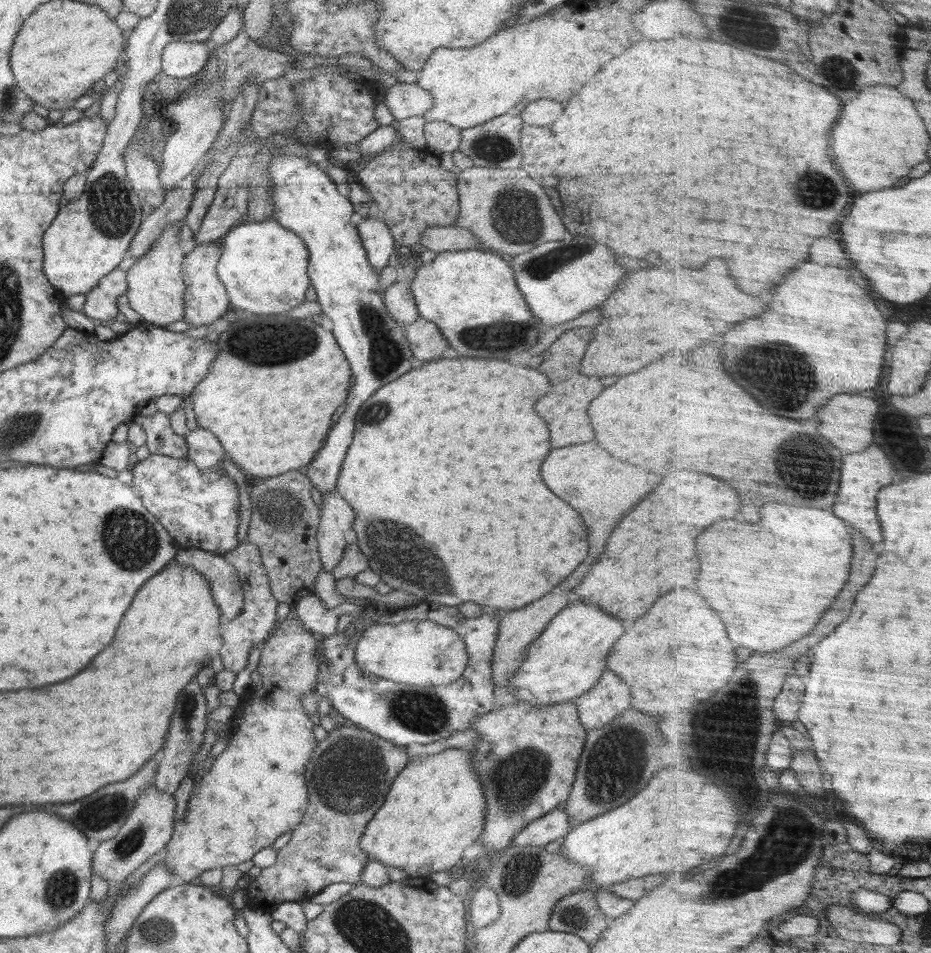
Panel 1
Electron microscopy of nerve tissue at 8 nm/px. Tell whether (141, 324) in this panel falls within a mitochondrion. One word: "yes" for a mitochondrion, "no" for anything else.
no

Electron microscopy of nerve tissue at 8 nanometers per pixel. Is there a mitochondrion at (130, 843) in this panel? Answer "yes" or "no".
yes

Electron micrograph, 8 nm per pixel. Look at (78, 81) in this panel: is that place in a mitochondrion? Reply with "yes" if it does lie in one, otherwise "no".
no

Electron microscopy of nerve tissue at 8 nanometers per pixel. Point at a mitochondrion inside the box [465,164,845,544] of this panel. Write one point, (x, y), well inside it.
(786, 377)

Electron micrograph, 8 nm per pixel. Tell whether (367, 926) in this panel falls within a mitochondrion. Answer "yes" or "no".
yes

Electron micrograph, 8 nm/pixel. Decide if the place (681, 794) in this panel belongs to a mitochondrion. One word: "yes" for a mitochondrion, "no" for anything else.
no

